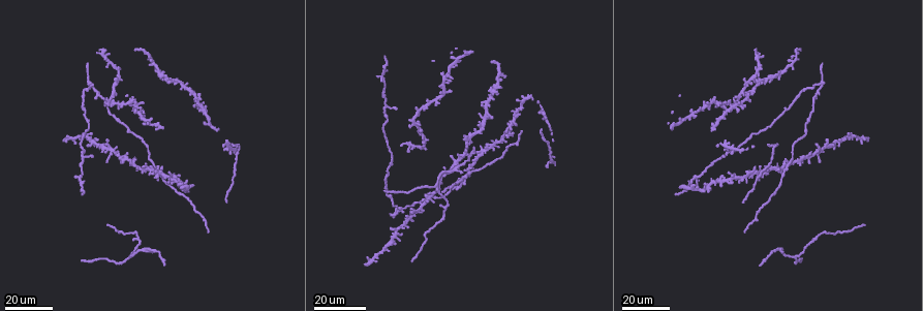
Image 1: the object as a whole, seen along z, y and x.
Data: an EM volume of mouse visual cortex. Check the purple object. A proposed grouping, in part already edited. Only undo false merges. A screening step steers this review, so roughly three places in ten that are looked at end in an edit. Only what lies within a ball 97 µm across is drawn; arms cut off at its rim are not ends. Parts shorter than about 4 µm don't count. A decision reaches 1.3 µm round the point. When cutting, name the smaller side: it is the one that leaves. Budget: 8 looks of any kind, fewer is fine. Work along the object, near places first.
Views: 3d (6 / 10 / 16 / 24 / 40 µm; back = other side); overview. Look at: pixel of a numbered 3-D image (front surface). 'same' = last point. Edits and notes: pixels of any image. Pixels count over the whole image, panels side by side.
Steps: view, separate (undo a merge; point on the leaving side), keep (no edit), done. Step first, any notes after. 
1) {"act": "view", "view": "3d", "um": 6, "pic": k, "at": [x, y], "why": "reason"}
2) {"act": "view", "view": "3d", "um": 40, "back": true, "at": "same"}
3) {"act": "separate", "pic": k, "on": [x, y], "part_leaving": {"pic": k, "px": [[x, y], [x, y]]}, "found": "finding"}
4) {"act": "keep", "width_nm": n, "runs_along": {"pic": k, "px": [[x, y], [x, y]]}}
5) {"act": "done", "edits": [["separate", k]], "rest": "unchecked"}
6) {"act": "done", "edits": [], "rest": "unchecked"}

{"act": "view", "view": "3d", "um": 16, "pic": 1, "at": [89, 82], "why": "arms part here"}

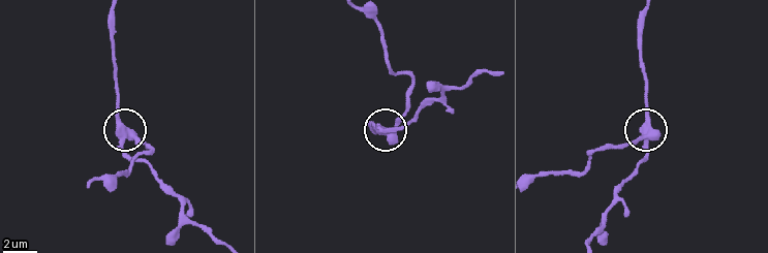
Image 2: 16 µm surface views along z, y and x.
{"act": "view", "view": "3d", "um": 10, "pic": 2, "at": [133, 134]}

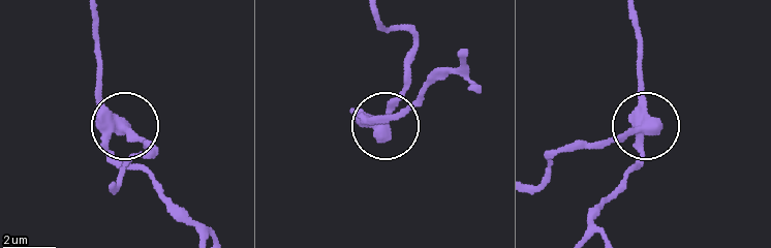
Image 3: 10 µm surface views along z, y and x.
{"act": "view", "view": "3d", "um": 10, "back": true, "pic": 3, "at": [124, 128], "why": "from behind"}

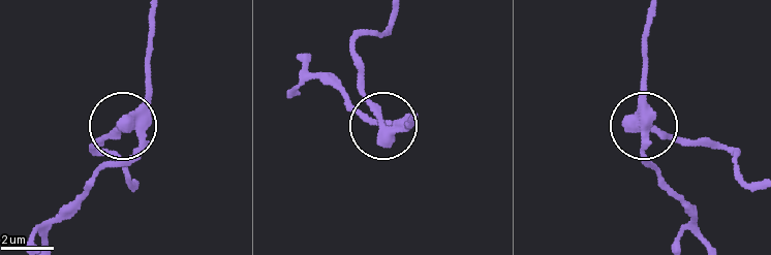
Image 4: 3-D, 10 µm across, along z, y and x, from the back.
{"act": "separate", "pic": 4, "on": [117, 132], "part_leaving": {"pic": 4, "px": [[399, 129], [367, 95], [355, 49], [392, 16]]}, "found": "two neurons meet here"}

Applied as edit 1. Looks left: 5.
{"act": "view", "view": "overview"}

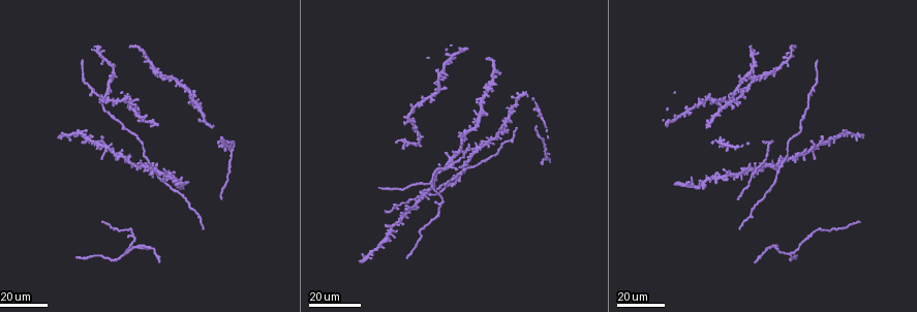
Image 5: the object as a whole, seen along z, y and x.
{"act": "view", "view": "3d", "um": 24, "pic": 5, "at": [438, 74], "why": "three arms meet"}

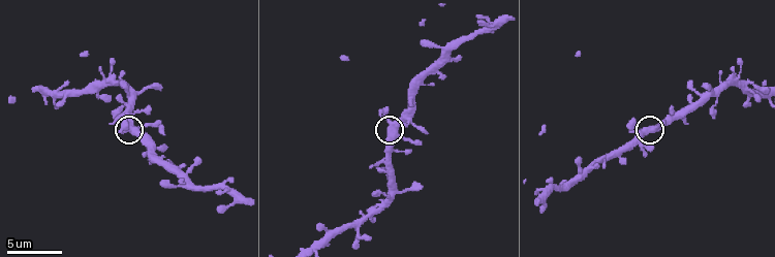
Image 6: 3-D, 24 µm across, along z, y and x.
{"act": "view", "view": "3d", "um": 6, "pic": 6, "at": [133, 133], "why": "closer look"}

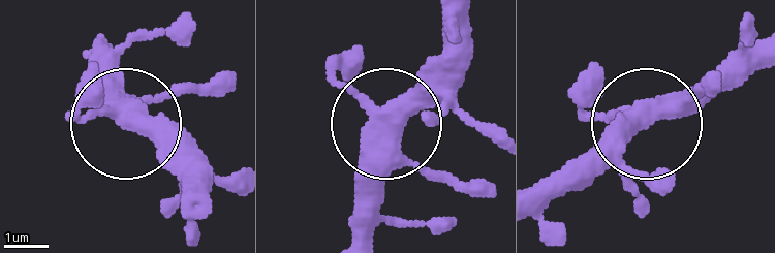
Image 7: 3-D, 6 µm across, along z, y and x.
{"act": "keep", "side_arm_um": 11, "runs_along": {"pic": 7, "px": [[369, 231], [369, 154], [383, 121], [347, 58]]}, "found": "all the same neuron"}

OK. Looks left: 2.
{"act": "view", "view": "3d", "um": 16, "pic": 5, "at": [111, 65], "why": "four-way junction"}

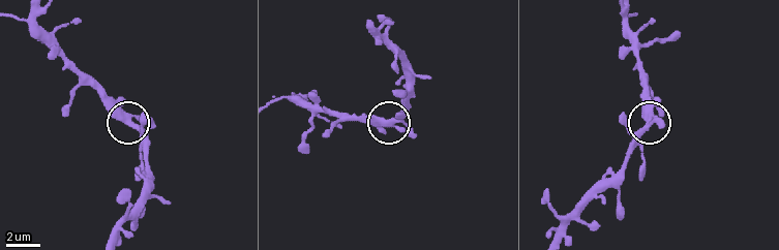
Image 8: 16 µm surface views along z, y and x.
{"act": "view", "view": "3d", "um": 10, "pic": 8, "at": [138, 130], "why": "closer look"}

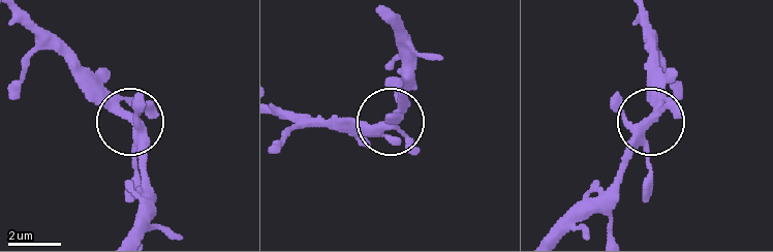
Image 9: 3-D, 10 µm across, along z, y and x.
{"act": "keep", "width_nm": 300, "found": "all the same neuron"}

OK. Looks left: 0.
{"act": "done", "edits": [["separate", 4]], "rest": "unchecked"}

